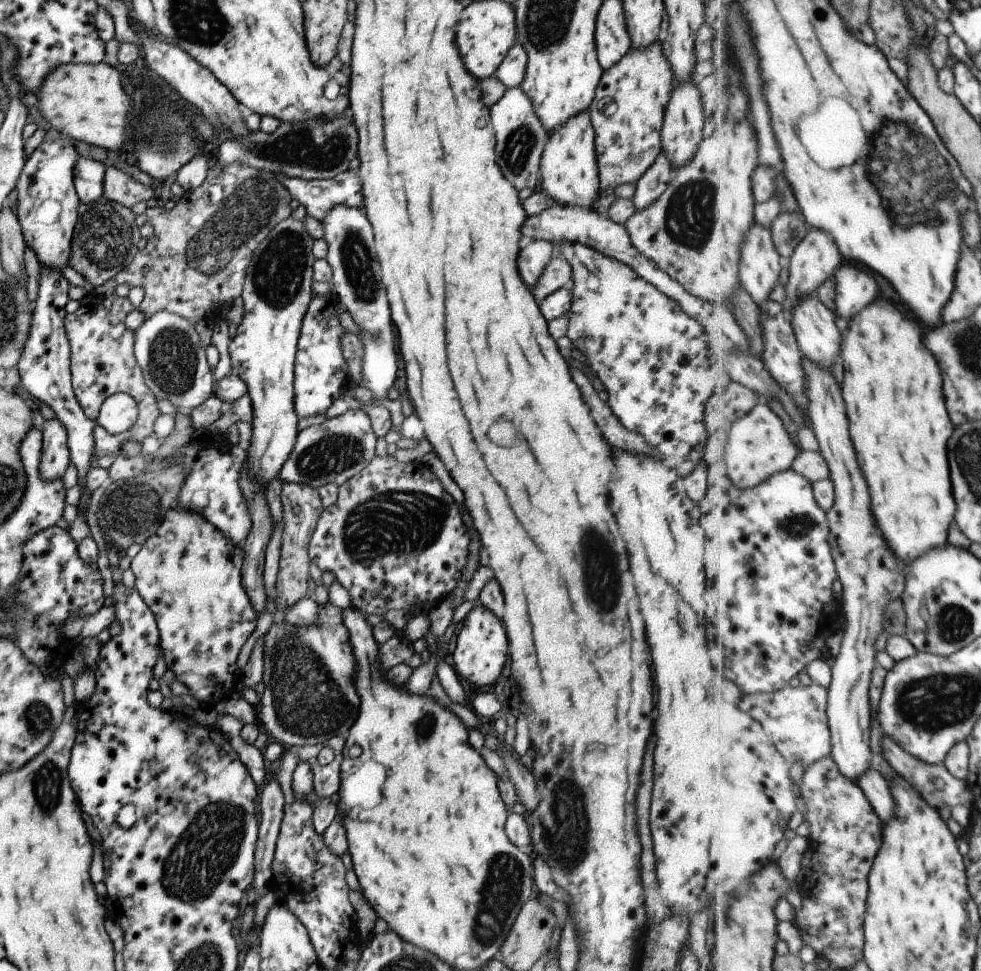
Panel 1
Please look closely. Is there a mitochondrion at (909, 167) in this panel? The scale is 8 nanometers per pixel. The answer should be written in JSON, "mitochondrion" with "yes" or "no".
{"mitochondrion":"yes"}

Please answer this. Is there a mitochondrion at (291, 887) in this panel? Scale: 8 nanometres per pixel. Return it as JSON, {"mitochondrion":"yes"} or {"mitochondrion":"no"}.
{"mitochondrion":"no"}

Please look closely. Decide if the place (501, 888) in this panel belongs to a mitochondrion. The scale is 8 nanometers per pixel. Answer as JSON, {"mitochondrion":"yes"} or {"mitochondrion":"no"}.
{"mitochondrion":"yes"}

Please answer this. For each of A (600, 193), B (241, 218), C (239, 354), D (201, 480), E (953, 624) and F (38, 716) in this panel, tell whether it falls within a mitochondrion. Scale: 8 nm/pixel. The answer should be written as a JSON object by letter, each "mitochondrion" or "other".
{"A":"other","B":"mitochondrion","C":"other","D":"other","E":"mitochondrion","F":"mitochondrion"}

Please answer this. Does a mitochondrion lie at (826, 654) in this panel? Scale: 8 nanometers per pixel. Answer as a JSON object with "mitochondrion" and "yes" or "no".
{"mitochondrion":"no"}

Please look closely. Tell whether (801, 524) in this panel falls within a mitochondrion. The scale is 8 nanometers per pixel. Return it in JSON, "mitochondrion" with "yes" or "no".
{"mitochondrion":"yes"}

